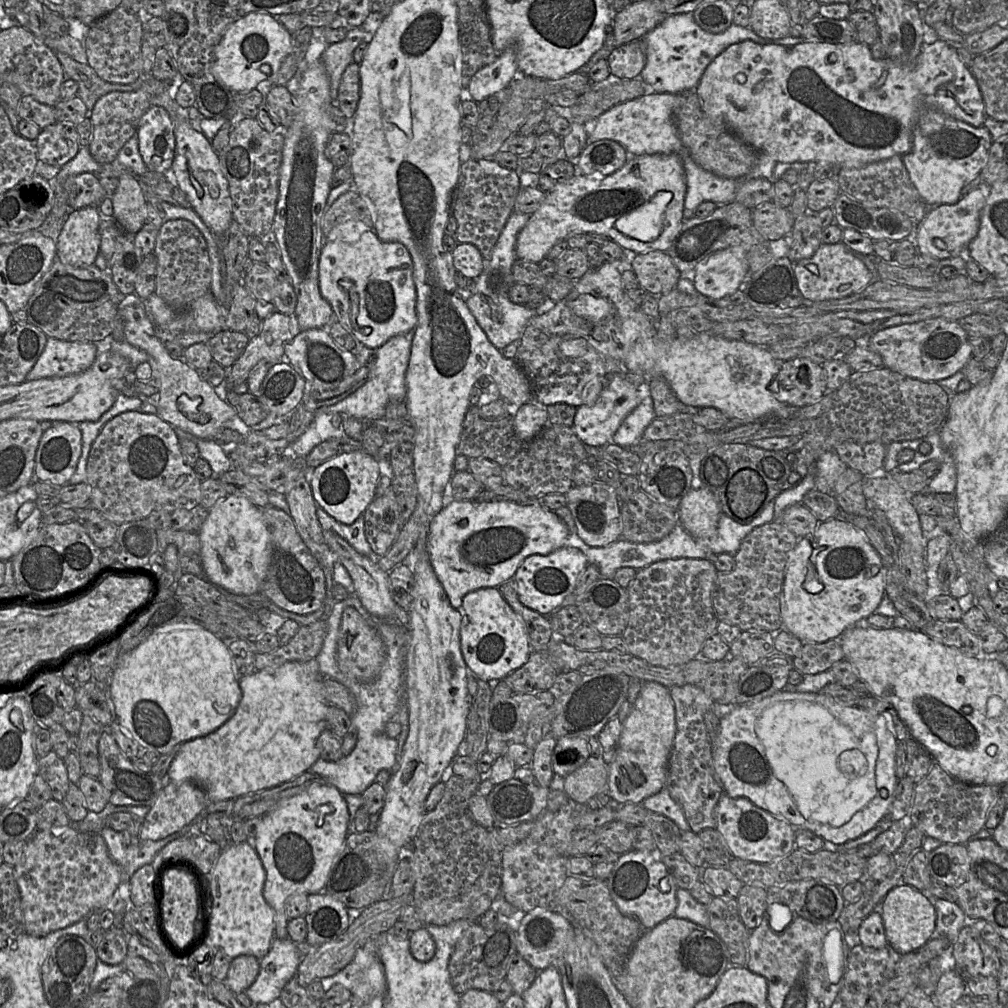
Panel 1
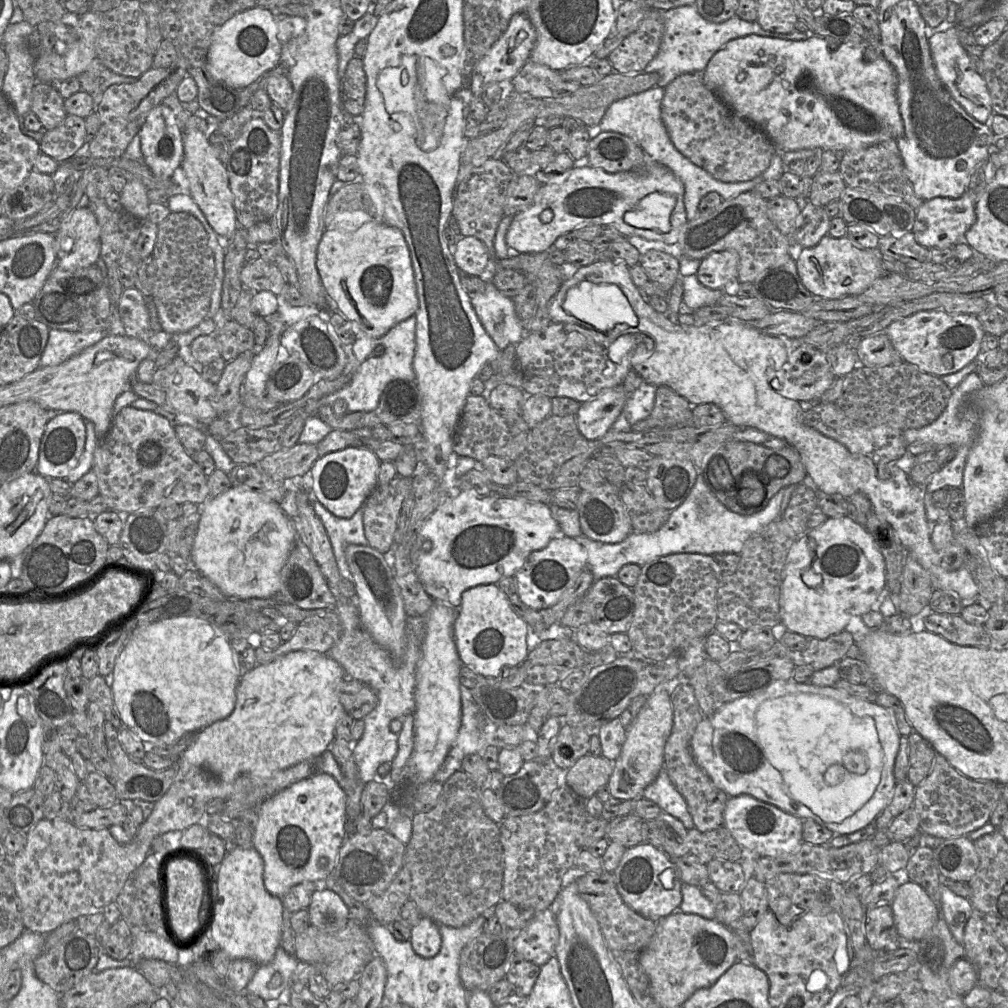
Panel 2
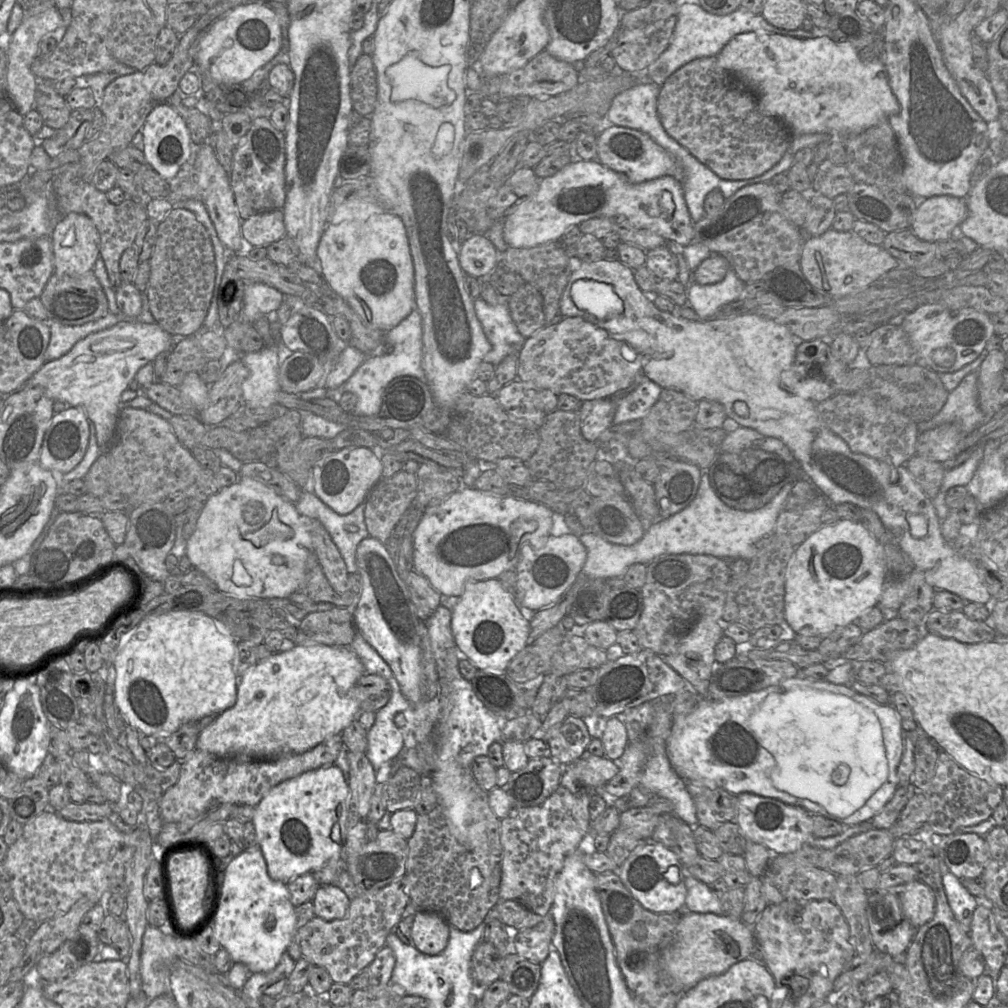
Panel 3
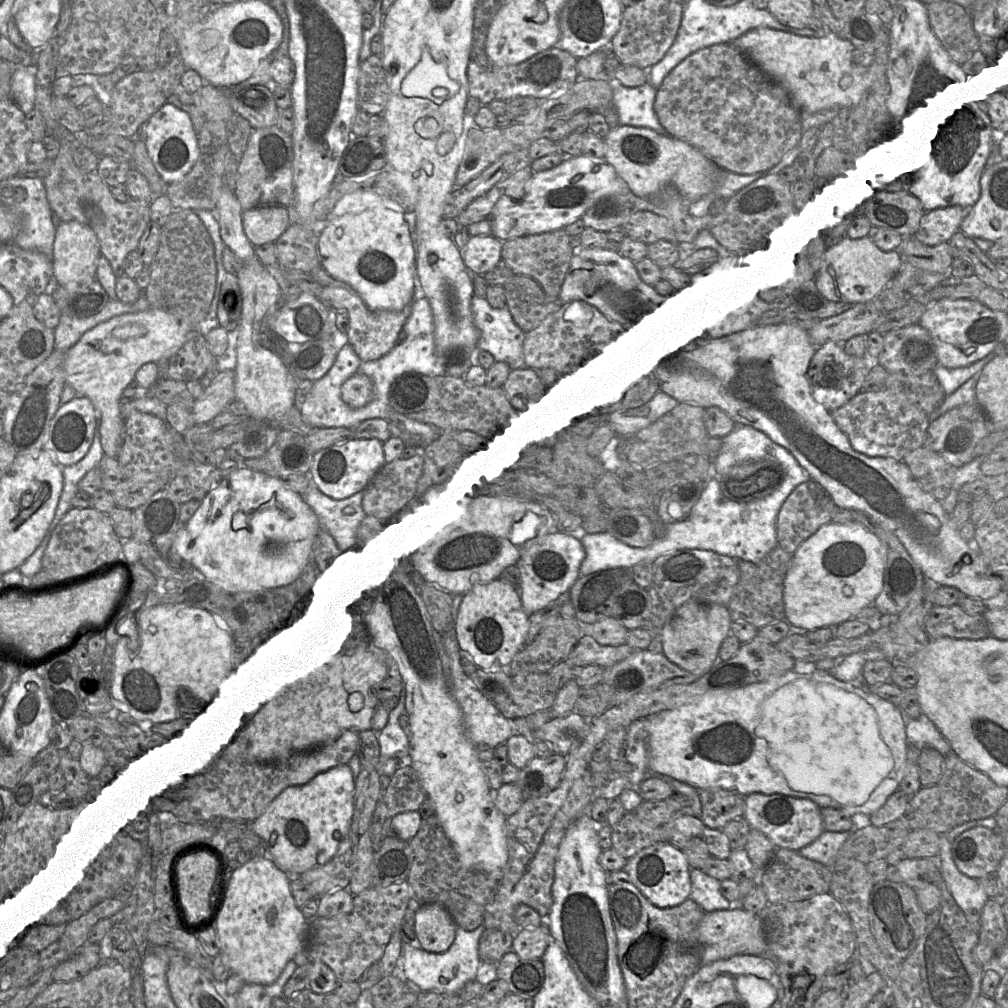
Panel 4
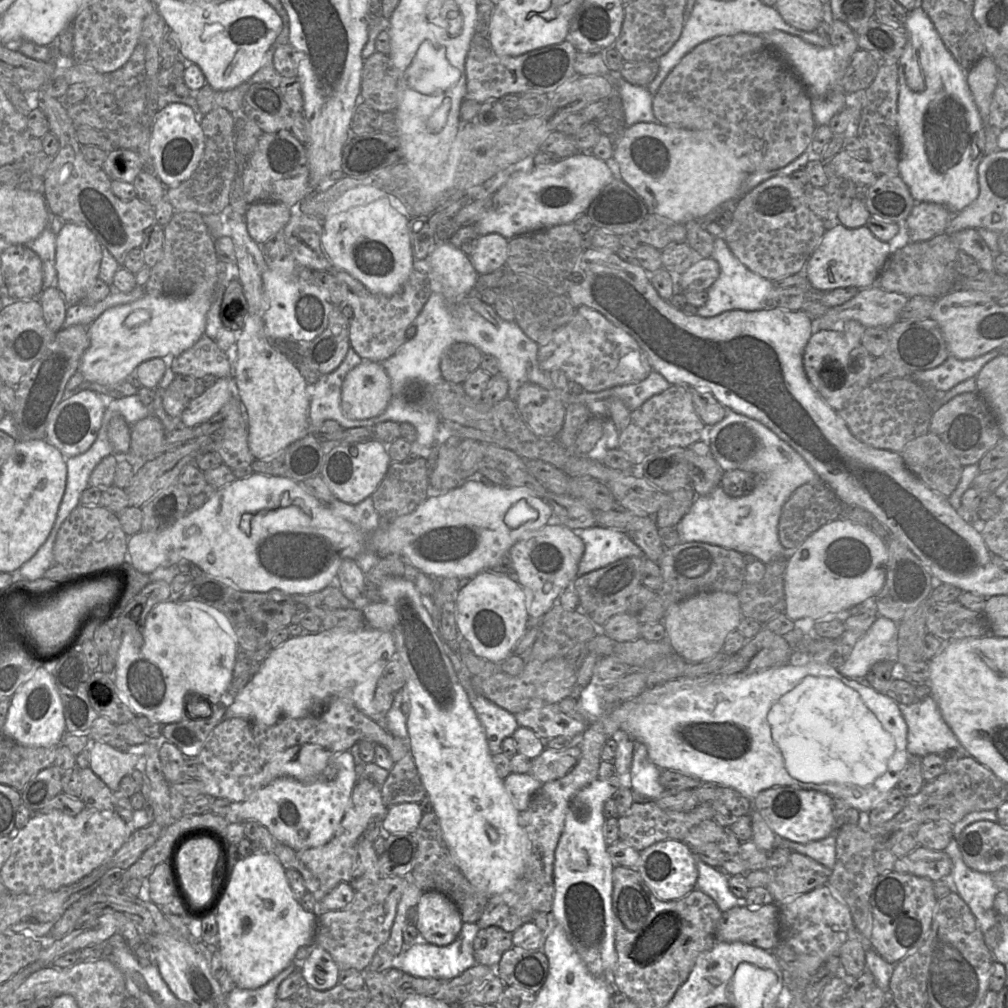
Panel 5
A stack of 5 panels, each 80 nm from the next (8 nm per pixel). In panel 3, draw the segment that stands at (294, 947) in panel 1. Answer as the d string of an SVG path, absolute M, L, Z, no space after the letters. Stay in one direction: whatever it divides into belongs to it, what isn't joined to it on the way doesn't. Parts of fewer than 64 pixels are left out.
M284 952L276 968L267 973L252 973L240 991L244 999L259 1001L262 995L279 997L287 991L290 975L294 971L296 962L288 952Z

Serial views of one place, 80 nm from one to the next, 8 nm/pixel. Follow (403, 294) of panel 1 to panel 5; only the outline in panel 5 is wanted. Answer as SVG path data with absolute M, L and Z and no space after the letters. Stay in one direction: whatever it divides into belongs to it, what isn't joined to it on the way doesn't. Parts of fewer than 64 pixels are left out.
M358 186L342 194L329 208L323 221L321 244L332 266L349 273L368 290L377 294L397 293L414 269L408 232L408 218L390 205L388 194L373 186Z

